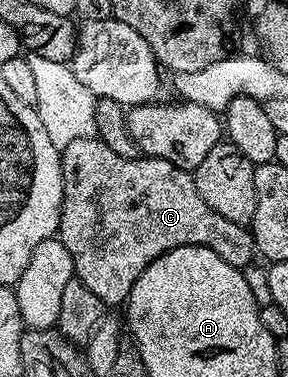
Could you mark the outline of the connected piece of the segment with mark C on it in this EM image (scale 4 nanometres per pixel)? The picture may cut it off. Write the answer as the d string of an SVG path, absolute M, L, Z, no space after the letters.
M94 136L92 138L76 138L71 140L71 144L63 147L61 150L61 171L63 172L63 204L61 205L59 237L62 244L67 248L67 252L71 252L75 277L83 284L87 284L87 288L91 288L91 292L95 292L95 296L99 296L99 300L103 300L106 307L113 308L113 306L119 305L120 302L122 305L128 299L131 288L135 284L135 280L139 280L141 273L156 258L171 252L175 248L183 248L184 246L211 248L211 252L215 252L215 256L220 256L223 260L227 260L227 264L238 268L246 268L245 266L251 265L253 258L255 259L257 246L253 242L252 229L249 226L231 224L231 220L223 220L223 216L219 216L219 212L211 212L211 208L207 208L207 204L203 204L203 196L199 196L199 192L195 188L192 173L171 164L167 160L144 156L136 158L115 156L115 152L111 152L111 148L107 148L107 144L103 144L100 138Z

